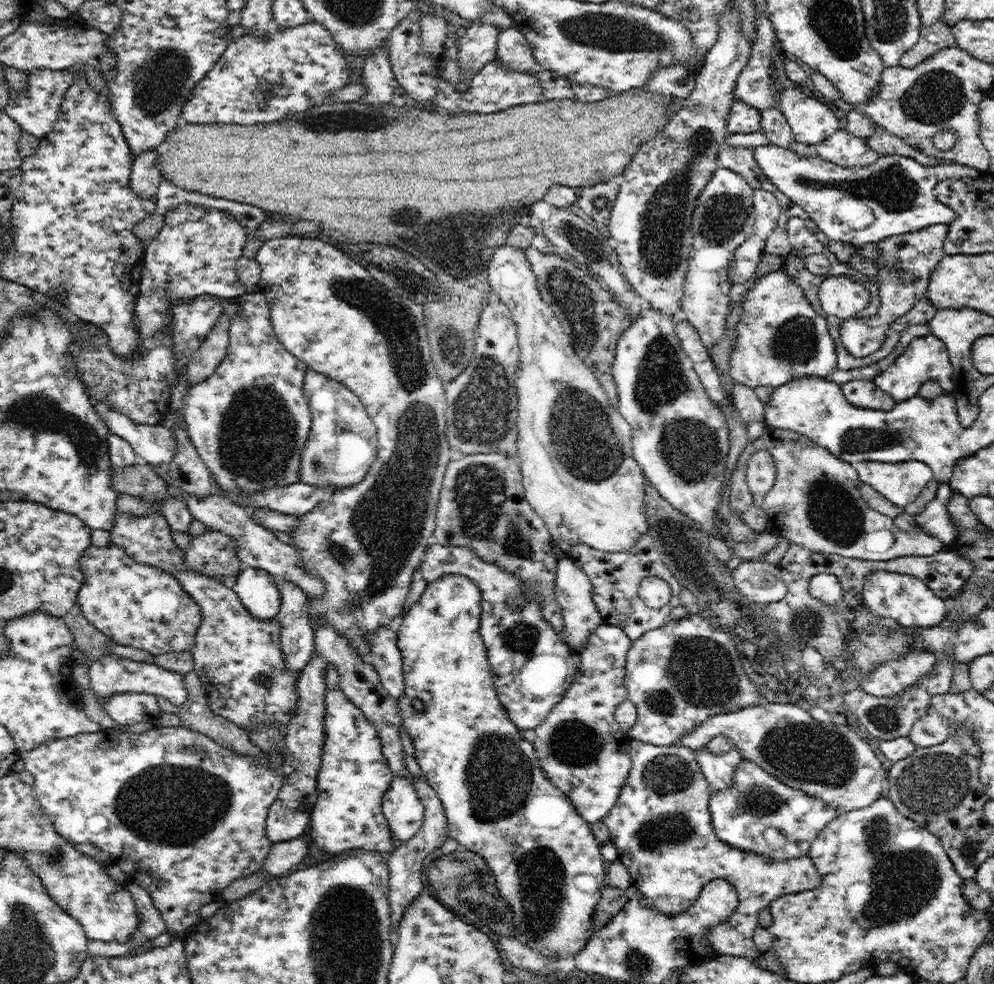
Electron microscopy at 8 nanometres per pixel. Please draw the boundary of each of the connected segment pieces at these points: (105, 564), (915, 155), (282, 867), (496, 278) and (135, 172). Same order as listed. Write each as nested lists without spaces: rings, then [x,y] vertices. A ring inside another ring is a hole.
[[[112,541],[102,547],[90,543],[81,555],[79,567],[84,580],[77,594],[77,605],[92,626],[111,636],[114,643],[134,646],[154,656],[170,651],[184,652],[195,646],[195,636],[202,618],[201,608],[172,573],[152,565],[137,564],[126,549]]]
[[[874,122],[874,127],[876,127],[876,130],[872,136],[869,136],[867,143],[868,147],[879,155],[896,154],[910,157],[924,166],[935,166],[942,163],[942,160],[938,160],[938,158],[922,154],[922,152],[907,144],[905,140],[902,140],[896,134],[892,134],[892,132],[888,132],[888,130],[882,128],[876,122]]]
[[[307,836],[274,843],[260,871],[266,871],[272,877],[288,874],[292,866],[300,864],[306,858],[310,843]]]
[[[508,244],[496,248],[494,254],[492,254],[492,260],[488,264],[487,279],[490,282],[492,293],[498,295],[502,303],[510,310],[511,318],[517,327],[520,361],[518,370],[516,370],[516,380],[514,380],[517,392],[517,428],[519,431],[518,440],[516,440],[518,450],[516,451],[518,451],[526,500],[532,505],[534,512],[542,517],[542,520],[546,523],[546,527],[548,527],[548,531],[552,535],[554,544],[558,544],[562,551],[567,553],[571,549],[571,546],[580,543],[604,552],[628,551],[642,535],[647,536],[647,530],[650,528],[645,517],[645,502],[643,501],[645,493],[644,481],[646,478],[640,465],[633,457],[630,425],[628,425],[628,422],[620,414],[620,411],[609,403],[607,394],[598,382],[596,375],[588,367],[585,367],[584,362],[578,356],[578,352],[574,349],[570,337],[564,333],[560,322],[556,319],[550,306],[544,303],[541,290],[538,287],[538,281],[536,280],[536,273],[532,270],[525,251]]]
[[[157,149],[142,152],[130,164],[129,187],[134,194],[141,196],[144,200],[155,198],[156,190],[162,182],[162,175],[157,167],[158,155]]]

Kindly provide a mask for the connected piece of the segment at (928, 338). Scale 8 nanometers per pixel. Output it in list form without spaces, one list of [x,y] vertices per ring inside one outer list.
[[[932,334],[916,337],[911,340],[908,348],[888,369],[883,370],[873,378],[876,386],[887,392],[896,402],[906,400],[919,394],[919,388],[927,380],[936,380],[940,383],[943,392],[949,393],[954,388],[953,369],[947,354],[945,344]]]

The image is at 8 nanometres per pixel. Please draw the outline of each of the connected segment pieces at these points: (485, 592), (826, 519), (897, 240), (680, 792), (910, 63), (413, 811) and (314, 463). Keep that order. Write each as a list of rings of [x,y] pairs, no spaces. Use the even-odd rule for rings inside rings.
[[[429,545],[421,571],[431,583],[445,574],[464,574],[482,591],[479,633],[491,664],[492,678],[498,698],[509,719],[519,728],[532,730],[564,698],[577,671],[574,654],[562,639],[562,633],[542,615],[535,594],[526,589],[516,573],[498,564],[485,562],[468,546]]]
[[[773,427],[758,436],[758,440],[748,442],[736,470],[732,472],[729,508],[731,514],[736,514],[740,520],[743,510],[754,503],[753,494],[750,489],[746,490],[746,482],[742,480],[746,480],[746,464],[750,456],[758,450],[769,450],[777,468],[775,483],[762,502],[762,509],[766,513],[766,531],[785,536],[790,543],[798,544],[812,553],[835,554],[864,561],[888,561],[901,556],[934,556],[943,550],[943,542],[924,532],[918,525],[907,531],[900,530],[892,518],[870,508],[861,497],[859,474],[851,463],[834,456],[826,447],[806,439],[802,434]]]
[[[933,224],[916,232],[886,237],[877,243],[878,311],[870,317],[843,320],[839,330],[844,347],[856,359],[875,354],[881,348],[889,327],[907,314],[918,300],[927,297],[929,278],[945,255],[943,244],[947,234],[948,224]]]
[[[636,739],[629,741],[631,770],[626,784],[620,790],[618,802],[603,818],[610,832],[609,841],[618,851],[619,861],[626,866],[632,884],[636,885],[649,904],[659,912],[673,917],[686,912],[695,904],[704,886],[718,878],[727,880],[736,889],[739,904],[735,912],[722,921],[716,930],[708,931],[705,936],[711,948],[718,954],[744,958],[758,958],[762,954],[753,941],[760,911],[770,907],[771,903],[788,894],[814,890],[820,886],[820,872],[809,855],[776,859],[766,858],[754,852],[746,852],[732,845],[726,845],[716,837],[711,823],[709,783],[702,775],[695,759],[695,751],[680,744],[656,746]]]
[[[942,17],[932,26],[924,27],[924,25],[921,25],[920,36],[916,46],[912,46],[908,52],[902,54],[899,65],[904,68],[914,68],[934,52],[938,52],[938,50],[942,50],[946,46],[956,45],[951,26]]]
[[[395,776],[383,795],[383,813],[393,835],[394,849],[411,840],[419,832],[424,820],[425,805],[418,797],[415,785],[404,776]]]
[[[306,369],[303,393],[311,412],[311,430],[302,454],[300,481],[316,487],[332,485],[336,490],[358,484],[367,475],[377,455],[377,429],[368,416],[367,409],[352,389],[314,369]]]

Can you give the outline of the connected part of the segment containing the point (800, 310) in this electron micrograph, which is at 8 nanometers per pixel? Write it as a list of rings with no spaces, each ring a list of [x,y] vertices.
[[[781,268],[756,279],[754,289],[744,296],[742,317],[737,325],[736,346],[732,350],[728,369],[736,383],[754,389],[768,385],[779,387],[789,380],[802,377],[818,375],[830,378],[831,372],[837,368],[837,352],[825,317],[816,315],[816,311],[804,297],[804,292]]]

